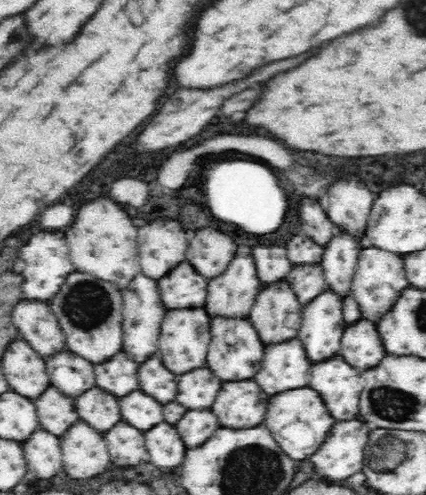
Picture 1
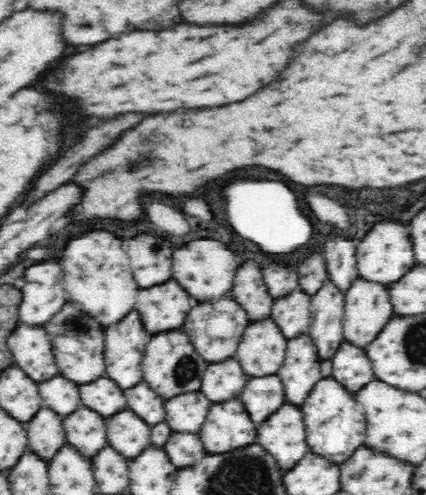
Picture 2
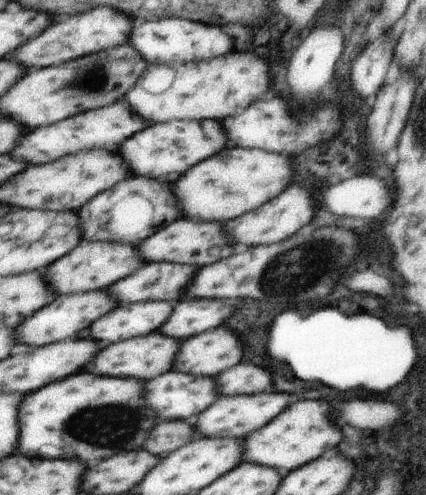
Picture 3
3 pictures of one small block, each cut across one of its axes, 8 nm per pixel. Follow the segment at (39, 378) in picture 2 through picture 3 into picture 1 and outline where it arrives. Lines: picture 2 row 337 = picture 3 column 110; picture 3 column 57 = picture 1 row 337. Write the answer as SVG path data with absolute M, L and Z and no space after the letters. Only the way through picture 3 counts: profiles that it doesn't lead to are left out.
M22 300L12 310L12 322L20 330L20 336L32 344L40 356L52 356L64 348L66 336L58 326L58 318L50 306L40 300Z

